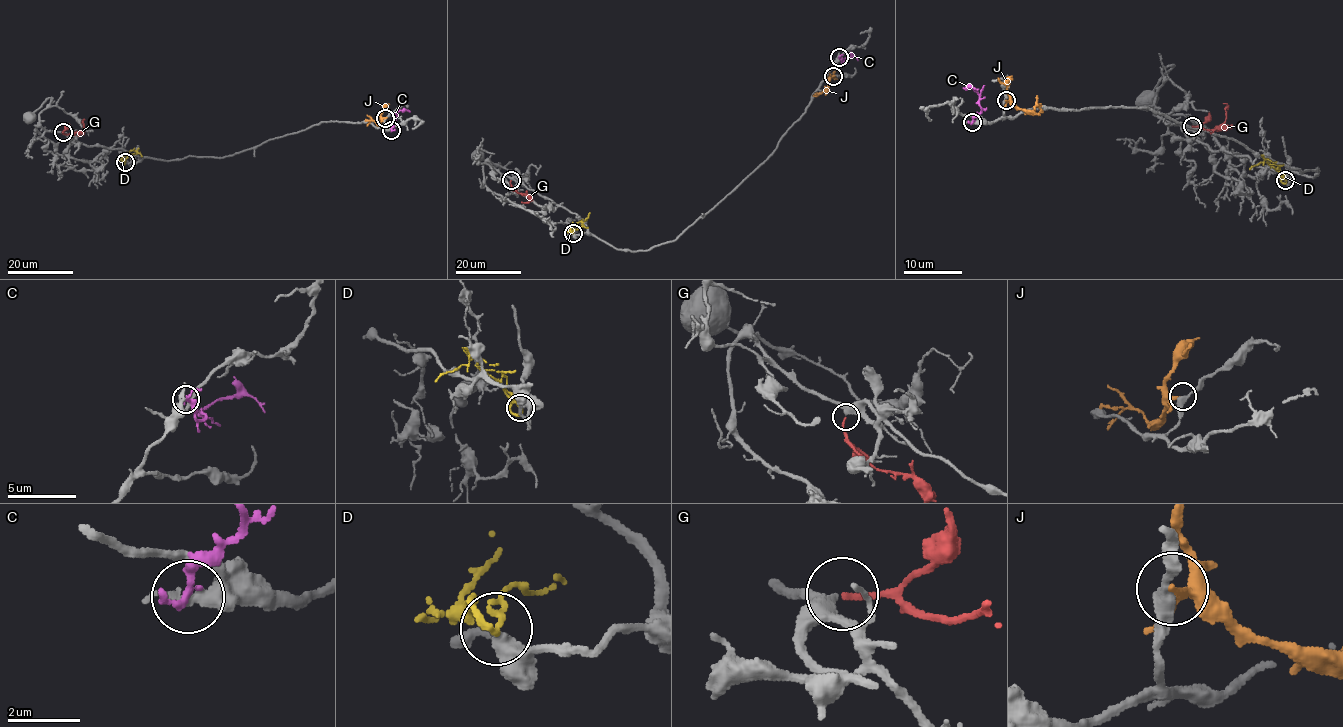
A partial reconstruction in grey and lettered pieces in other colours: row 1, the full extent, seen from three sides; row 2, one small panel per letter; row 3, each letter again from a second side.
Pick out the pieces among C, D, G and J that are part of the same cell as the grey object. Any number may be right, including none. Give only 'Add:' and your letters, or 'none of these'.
Add: G

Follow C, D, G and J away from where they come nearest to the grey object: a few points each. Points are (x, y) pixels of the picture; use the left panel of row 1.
C: (391, 130), (394, 114), (410, 111)
D: (125, 163), (121, 158), (130, 150), (142, 156)
G: (63, 132), (81, 132), (84, 129), (83, 119)
J: (385, 118), (378, 123), (372, 120), (367, 126)

